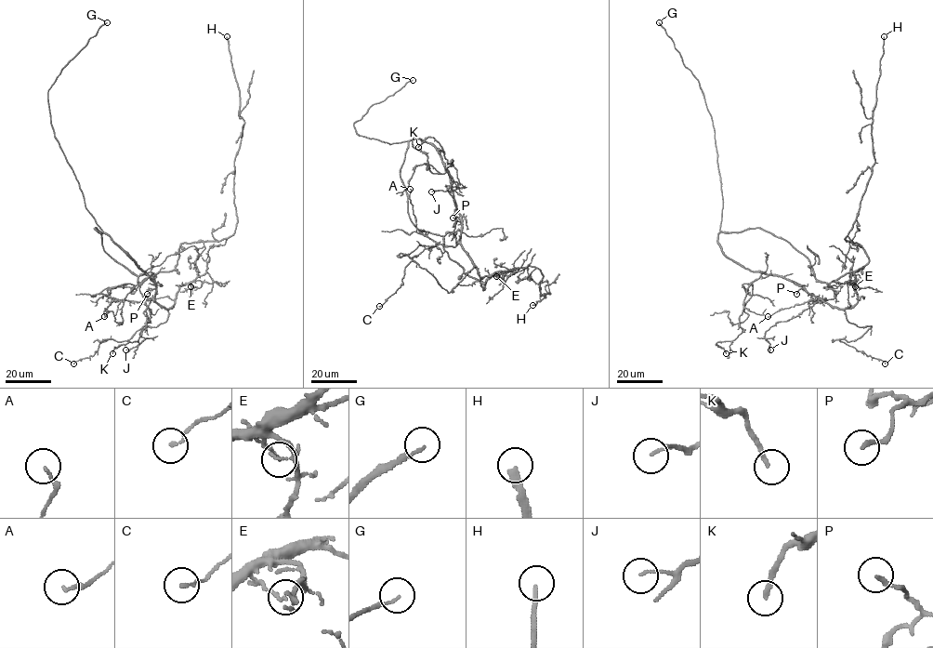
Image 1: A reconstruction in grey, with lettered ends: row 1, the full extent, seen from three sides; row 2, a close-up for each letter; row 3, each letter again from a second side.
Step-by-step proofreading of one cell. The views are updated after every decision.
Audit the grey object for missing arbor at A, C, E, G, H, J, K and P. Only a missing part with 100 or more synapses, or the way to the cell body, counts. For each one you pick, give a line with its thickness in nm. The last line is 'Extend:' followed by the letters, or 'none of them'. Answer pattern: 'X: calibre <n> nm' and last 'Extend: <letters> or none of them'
G: calibre 90 nm
H: calibre 240 nm
Extend: G, H

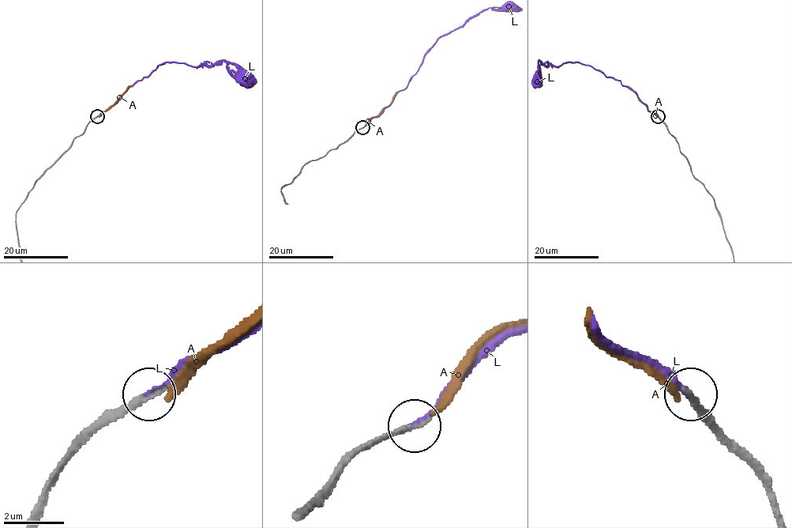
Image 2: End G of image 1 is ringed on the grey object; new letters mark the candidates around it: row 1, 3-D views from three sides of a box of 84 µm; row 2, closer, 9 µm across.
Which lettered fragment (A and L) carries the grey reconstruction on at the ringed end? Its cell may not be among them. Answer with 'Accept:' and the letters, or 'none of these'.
Accept: L

